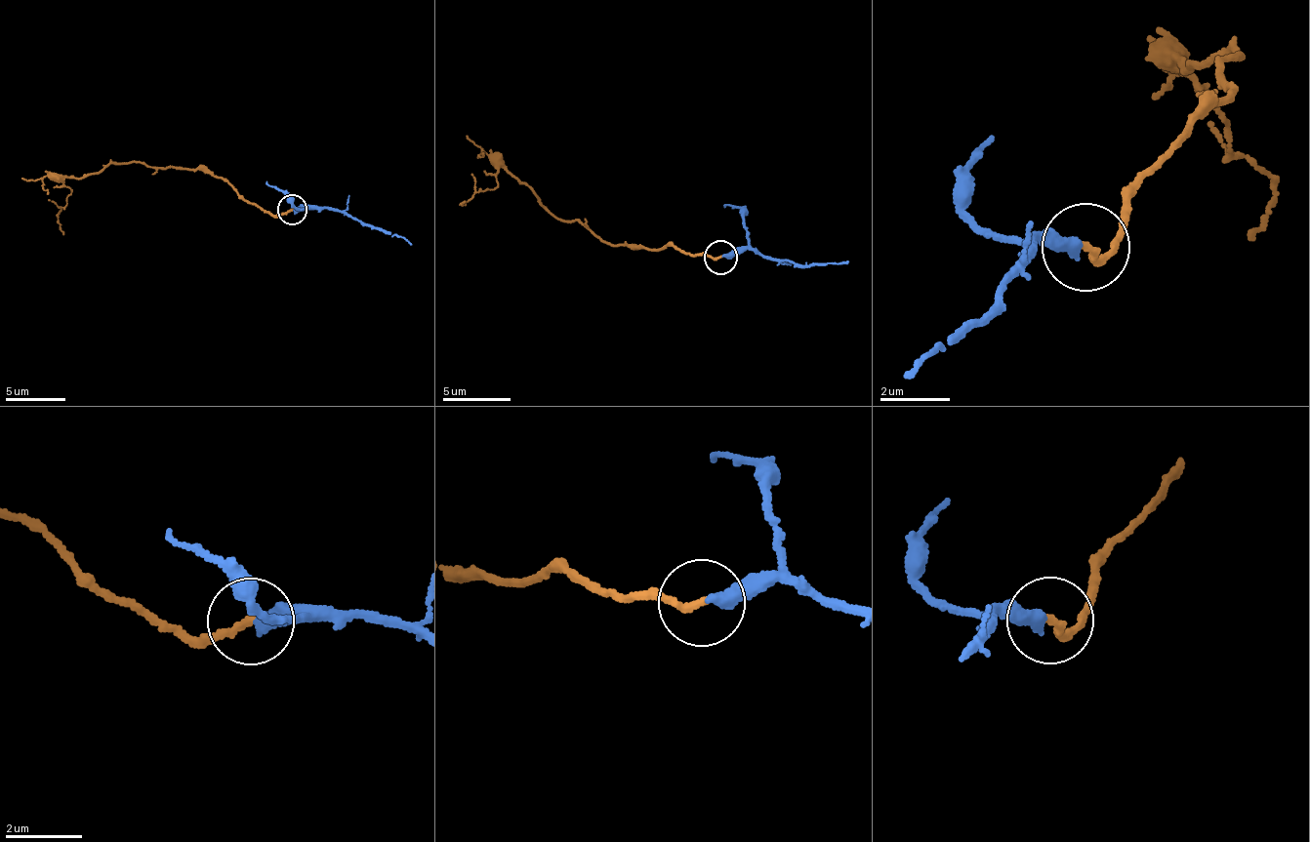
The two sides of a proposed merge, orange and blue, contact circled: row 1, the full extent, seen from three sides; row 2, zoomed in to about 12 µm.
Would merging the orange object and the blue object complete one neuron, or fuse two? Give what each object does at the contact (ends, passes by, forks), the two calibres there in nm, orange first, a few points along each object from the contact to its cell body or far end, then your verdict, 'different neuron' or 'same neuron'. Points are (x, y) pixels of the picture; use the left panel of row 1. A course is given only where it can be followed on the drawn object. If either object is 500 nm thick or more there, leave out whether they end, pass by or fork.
orange ends; blue ends; calibres 200 and 360 nm; course orange (291, 211), (261, 211), (207, 172), (129, 160), (68, 179), (67, 203), (58, 215), (64, 234); course blue (294, 211), (310, 207), (334, 208), (373, 227), (405, 236), (410, 244); same neuron

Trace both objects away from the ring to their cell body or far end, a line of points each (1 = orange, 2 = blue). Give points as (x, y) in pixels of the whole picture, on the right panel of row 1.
1: (1084, 248), (1123, 243), (1135, 191), (1236, 100), (1222, 67), (1244, 51), (1186, 65), (1267, 182), (1248, 237)
2: (1081, 250), (1040, 240), (1020, 251), (979, 321), (902, 374)

